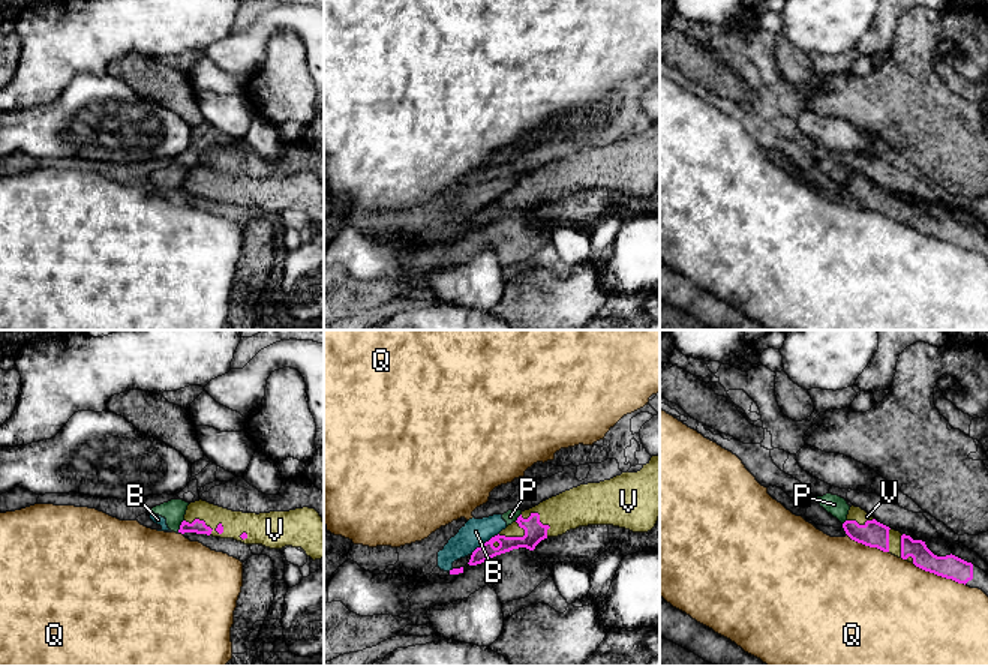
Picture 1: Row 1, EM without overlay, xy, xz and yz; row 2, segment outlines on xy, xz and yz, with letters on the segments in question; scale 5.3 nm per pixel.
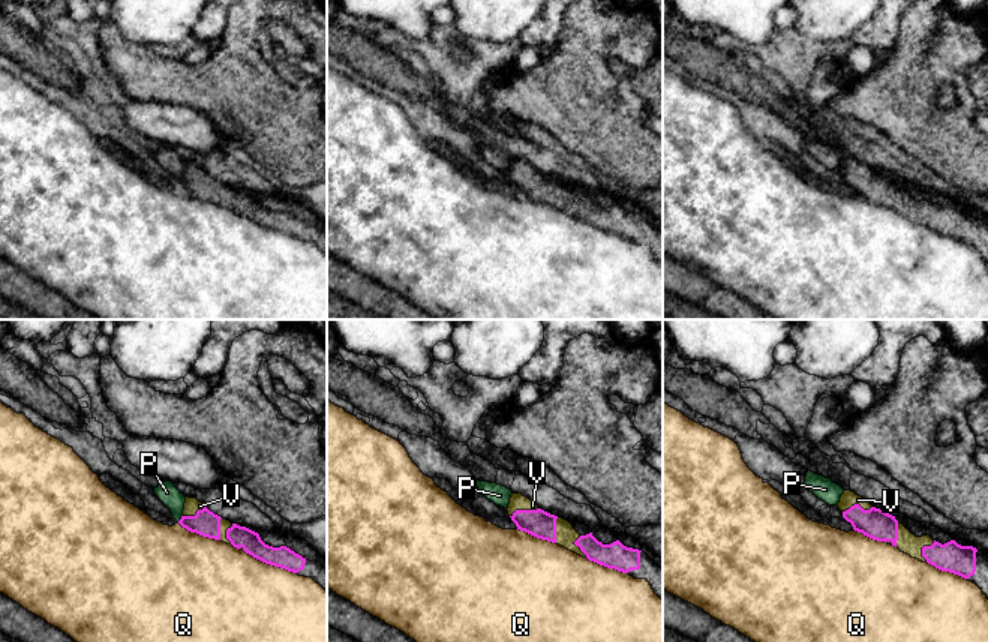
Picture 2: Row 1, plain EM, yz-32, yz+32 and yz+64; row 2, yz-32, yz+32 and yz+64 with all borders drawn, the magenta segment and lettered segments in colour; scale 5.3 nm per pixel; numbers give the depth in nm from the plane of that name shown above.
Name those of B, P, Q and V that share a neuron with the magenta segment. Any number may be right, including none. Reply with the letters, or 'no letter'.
V

